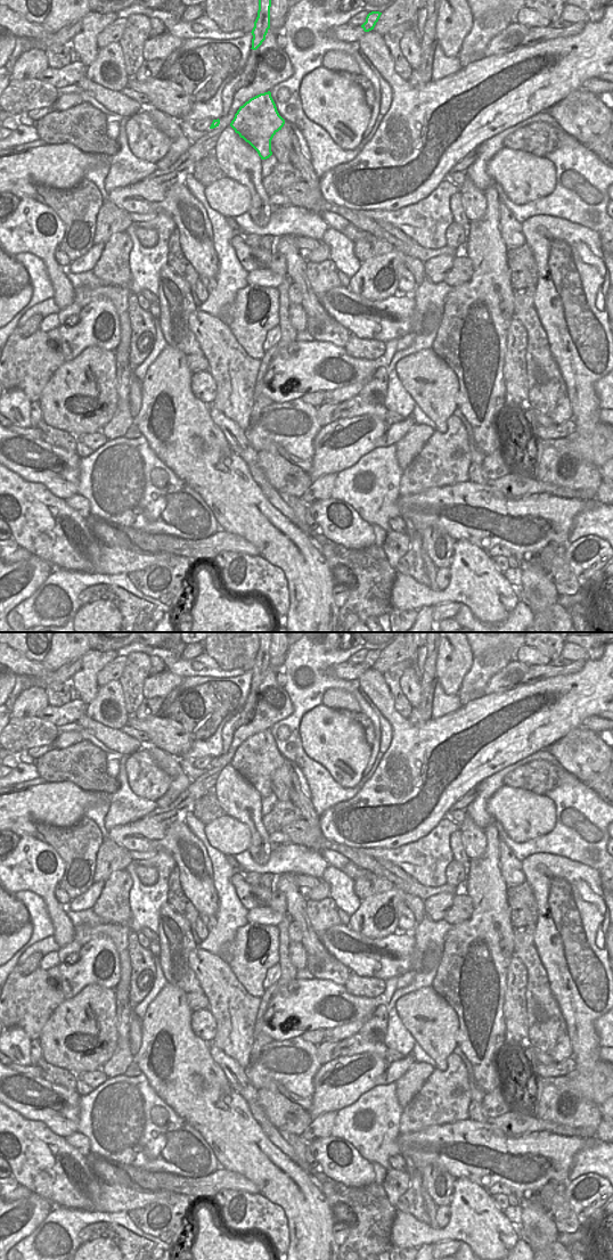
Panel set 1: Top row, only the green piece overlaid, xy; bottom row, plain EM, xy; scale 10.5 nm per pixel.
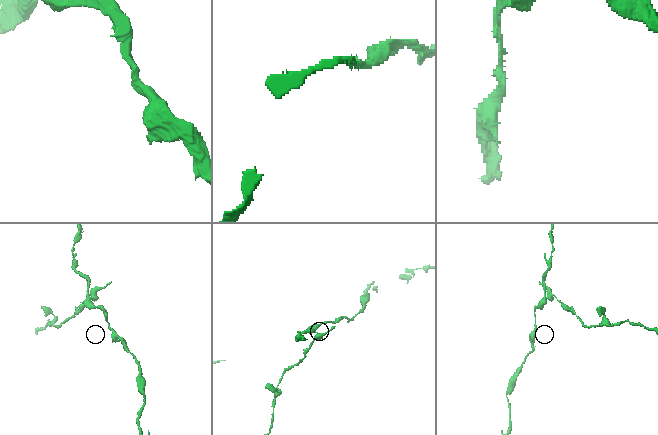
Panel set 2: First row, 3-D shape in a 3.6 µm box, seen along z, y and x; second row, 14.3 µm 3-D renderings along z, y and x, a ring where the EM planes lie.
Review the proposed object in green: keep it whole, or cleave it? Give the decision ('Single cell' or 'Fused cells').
Fused cells.

